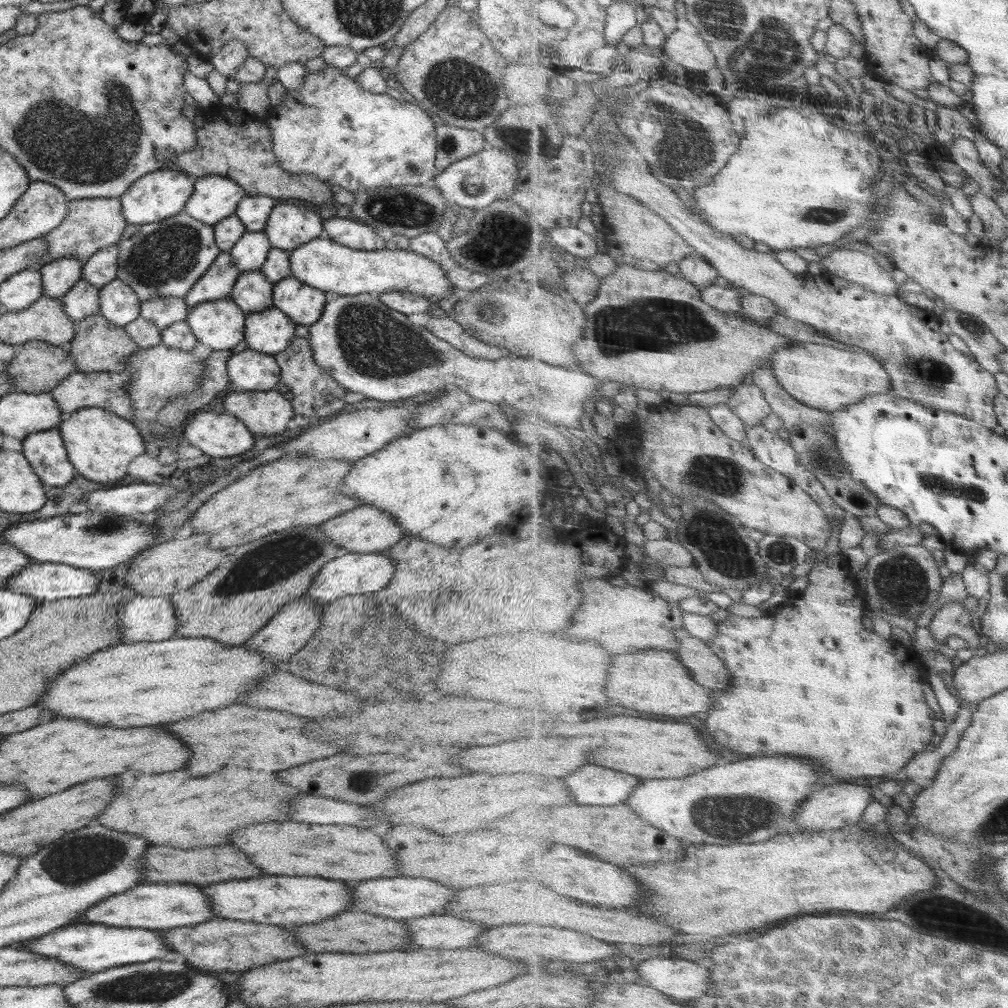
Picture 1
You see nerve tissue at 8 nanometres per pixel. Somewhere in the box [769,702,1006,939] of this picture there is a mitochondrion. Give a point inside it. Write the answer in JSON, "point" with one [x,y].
{"point":[955,913]}

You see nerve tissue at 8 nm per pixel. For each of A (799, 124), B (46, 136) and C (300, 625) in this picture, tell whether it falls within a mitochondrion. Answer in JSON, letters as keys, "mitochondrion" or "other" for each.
{"A":"other","B":"mitochondrion","C":"other"}

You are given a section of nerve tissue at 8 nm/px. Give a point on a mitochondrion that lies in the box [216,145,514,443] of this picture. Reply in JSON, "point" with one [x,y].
{"point":[375,343]}

